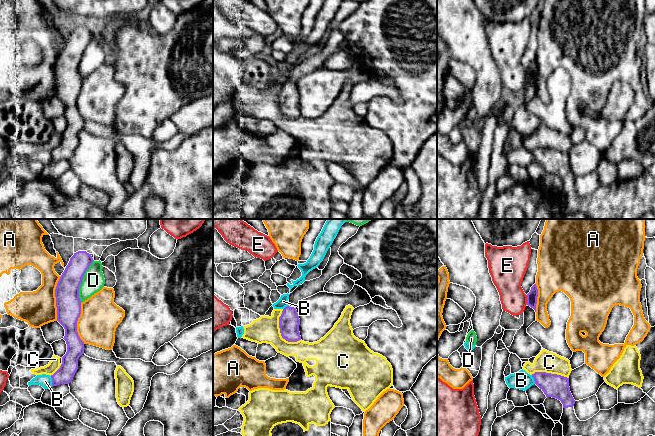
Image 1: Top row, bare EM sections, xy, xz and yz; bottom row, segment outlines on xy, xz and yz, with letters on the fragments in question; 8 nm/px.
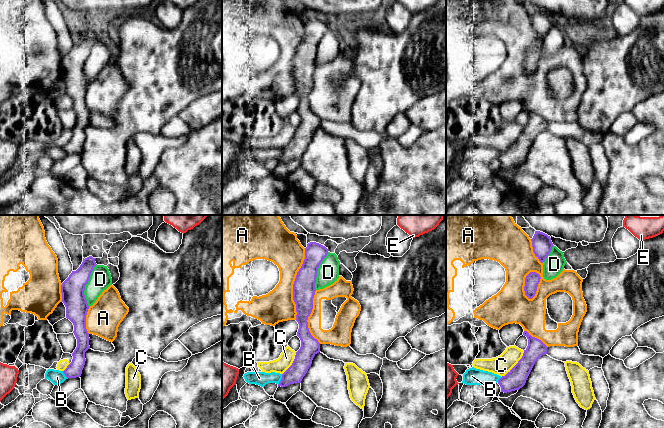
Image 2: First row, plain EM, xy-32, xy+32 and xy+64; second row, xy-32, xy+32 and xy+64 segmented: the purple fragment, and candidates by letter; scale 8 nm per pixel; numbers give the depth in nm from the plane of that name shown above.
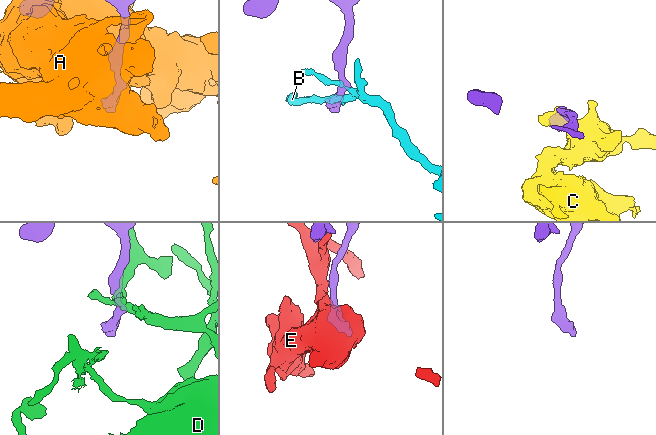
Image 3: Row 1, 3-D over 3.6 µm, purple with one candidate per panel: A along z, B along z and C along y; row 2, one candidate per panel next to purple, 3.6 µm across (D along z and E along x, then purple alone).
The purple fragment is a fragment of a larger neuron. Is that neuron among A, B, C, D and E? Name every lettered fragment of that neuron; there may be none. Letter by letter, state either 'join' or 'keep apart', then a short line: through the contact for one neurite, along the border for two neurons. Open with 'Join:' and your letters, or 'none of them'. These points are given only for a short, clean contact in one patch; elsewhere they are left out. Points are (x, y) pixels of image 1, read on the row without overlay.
Join: none of them
A: keep apart
B: keep apart | xy (50, 152), (52, 162)
C: keep apart
D: keep apart
E: keep apart | yz (526, 71), (527, 80)

